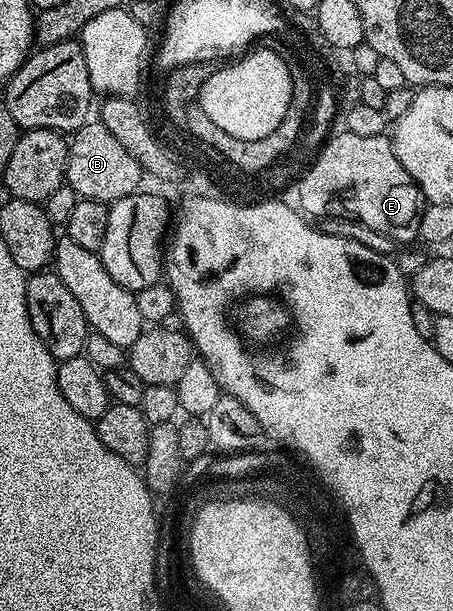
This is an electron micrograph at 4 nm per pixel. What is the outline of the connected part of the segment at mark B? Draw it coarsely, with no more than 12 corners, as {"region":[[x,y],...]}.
{"region":[[99,120],[68,139],[65,182],[110,204],[142,189],[141,165]]}

